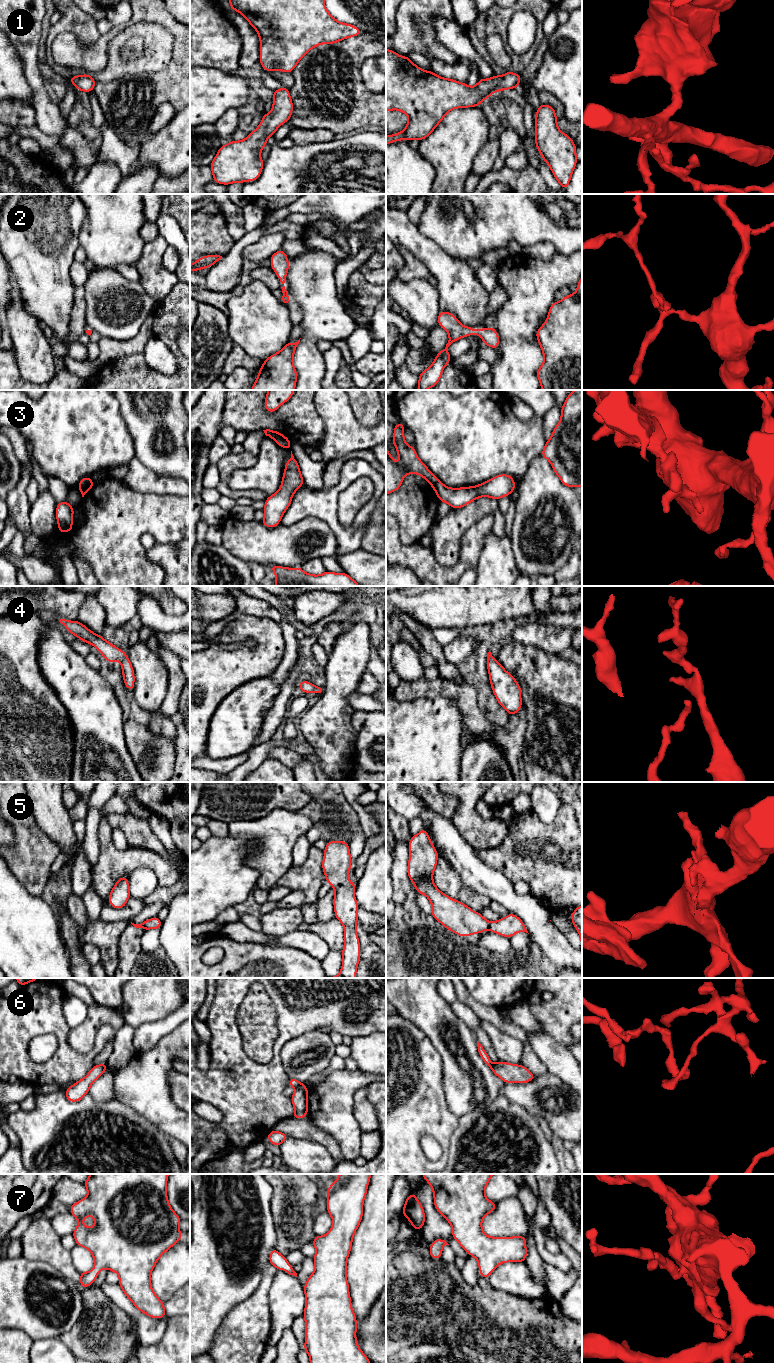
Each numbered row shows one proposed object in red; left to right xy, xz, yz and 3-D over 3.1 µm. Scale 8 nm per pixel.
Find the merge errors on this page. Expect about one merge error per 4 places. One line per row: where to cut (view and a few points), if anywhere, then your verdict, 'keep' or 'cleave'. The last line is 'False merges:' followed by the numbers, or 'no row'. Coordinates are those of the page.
1: no cut | keep
2: no cut | keep
3: xy (91, 479), (79, 485) | cleave
4: no cut | keep
5: no cut | keep
6: no cut | keep
7: no cut | keep
False merges: 3

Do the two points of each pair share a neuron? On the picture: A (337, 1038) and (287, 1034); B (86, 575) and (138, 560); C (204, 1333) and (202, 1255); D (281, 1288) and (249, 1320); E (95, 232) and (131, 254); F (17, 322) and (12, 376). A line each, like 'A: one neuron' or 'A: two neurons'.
A: two neurons
B: two neurons
C: one neuron
D: two neurons
E: one neuron
F: two neurons

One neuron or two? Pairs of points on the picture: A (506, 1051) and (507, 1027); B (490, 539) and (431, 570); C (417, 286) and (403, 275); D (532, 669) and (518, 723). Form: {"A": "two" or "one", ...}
{"A": "two", "B": "two", "C": "two", "D": "two"}

